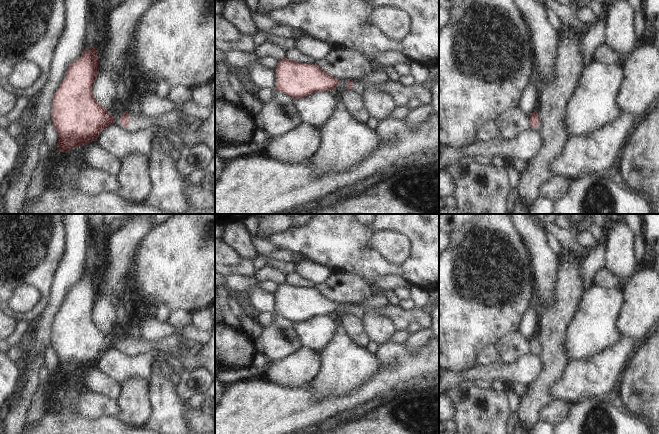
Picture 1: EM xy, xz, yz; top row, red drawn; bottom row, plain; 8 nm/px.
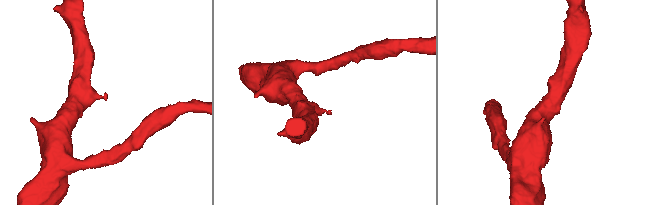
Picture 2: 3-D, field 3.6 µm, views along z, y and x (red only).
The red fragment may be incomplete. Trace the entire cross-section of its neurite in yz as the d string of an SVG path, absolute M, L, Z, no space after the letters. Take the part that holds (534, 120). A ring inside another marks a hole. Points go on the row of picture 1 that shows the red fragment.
M537 112L530 115L530 126L531 129L536 131L540 131L542 129L542 121Z

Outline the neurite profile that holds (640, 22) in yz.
M635 11L634 13L634 28L637 41L643 36L646 29L647 19L645 18L644 12Z

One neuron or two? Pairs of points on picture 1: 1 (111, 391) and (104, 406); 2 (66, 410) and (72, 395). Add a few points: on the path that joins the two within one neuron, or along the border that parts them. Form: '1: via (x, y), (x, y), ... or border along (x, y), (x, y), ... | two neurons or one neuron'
1: border along (87, 390), (107, 395), (117, 400) | two neurons
2: via (66, 406), (68, 399) | one neuron

